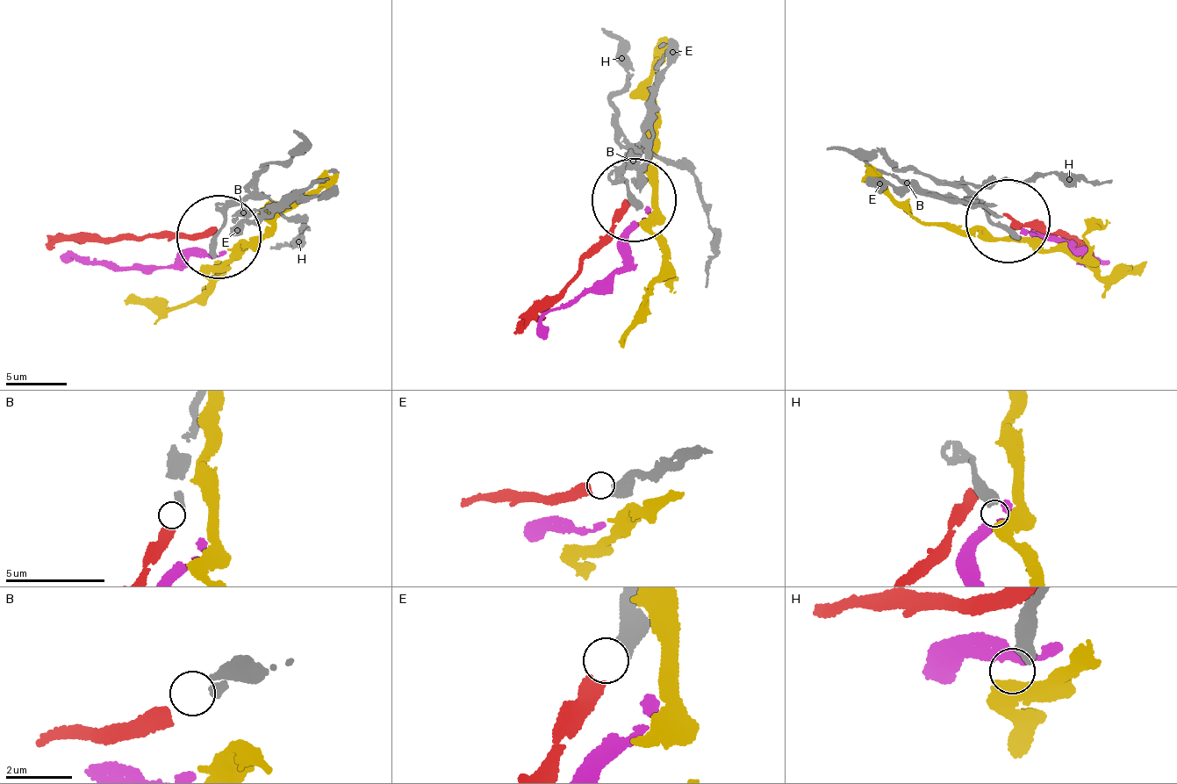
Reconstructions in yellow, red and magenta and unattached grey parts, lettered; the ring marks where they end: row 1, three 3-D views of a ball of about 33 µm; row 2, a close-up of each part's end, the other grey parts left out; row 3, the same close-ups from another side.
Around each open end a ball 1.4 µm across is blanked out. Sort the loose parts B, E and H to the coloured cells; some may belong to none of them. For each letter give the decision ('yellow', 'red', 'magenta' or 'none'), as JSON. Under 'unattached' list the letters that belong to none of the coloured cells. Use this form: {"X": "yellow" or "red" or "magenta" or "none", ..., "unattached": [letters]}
{"B": "none", "E": "red", "H": "none", "unattached": ["B", "H"]}

